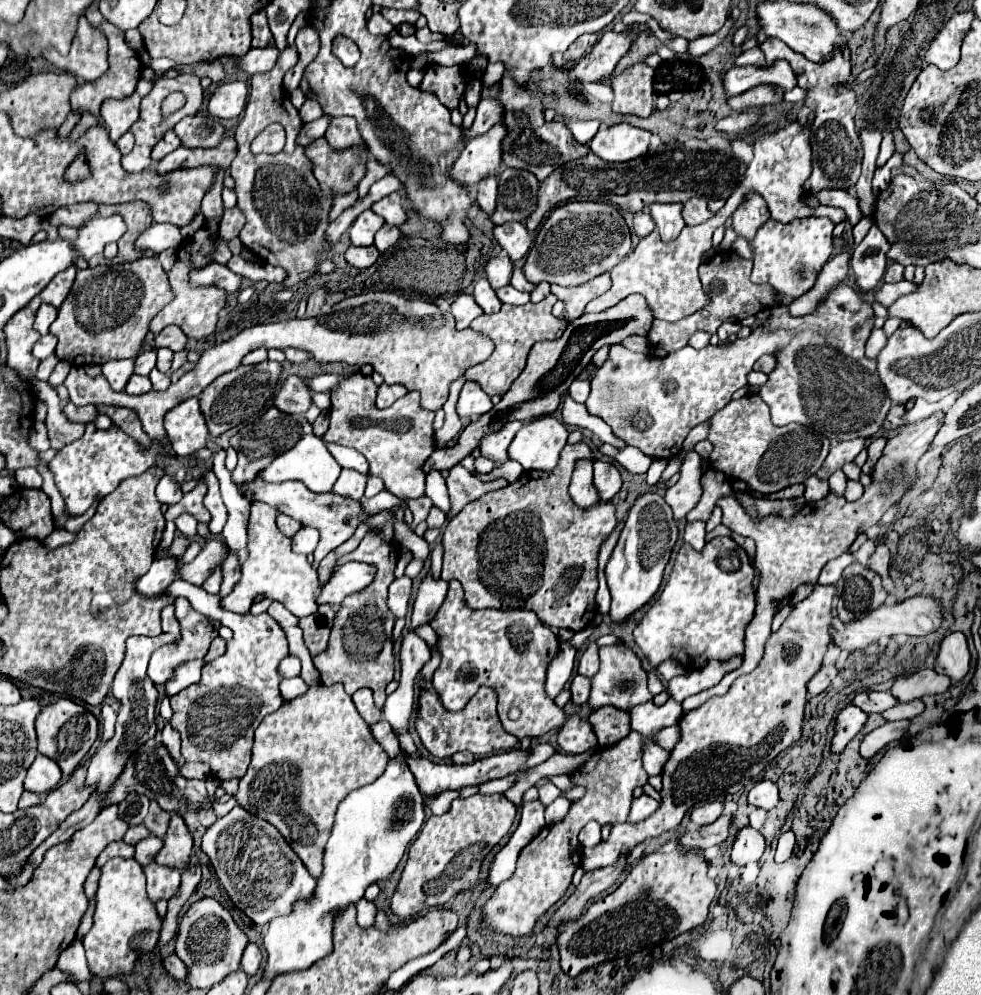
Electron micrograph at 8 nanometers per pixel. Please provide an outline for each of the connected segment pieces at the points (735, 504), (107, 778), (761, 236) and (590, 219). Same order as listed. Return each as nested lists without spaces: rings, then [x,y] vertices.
[[[937,411],[931,417],[915,423],[913,431],[899,431],[897,435],[893,435],[887,441],[887,447],[885,447],[881,459],[873,467],[873,473],[871,473],[873,483],[869,487],[865,487],[863,497],[853,501],[853,503],[849,503],[843,495],[829,493],[825,499],[821,499],[817,503],[805,503],[801,507],[801,511],[797,515],[793,515],[791,519],[783,519],[779,515],[769,515],[767,519],[765,517],[755,519],[745,511],[745,507],[741,505],[741,501],[735,495],[721,497],[717,501],[717,505],[723,509],[723,525],[729,527],[731,531],[735,531],[743,537],[751,537],[755,541],[755,547],[757,547],[755,563],[761,569],[757,609],[755,609],[753,621],[749,623],[749,627],[745,631],[743,665],[739,669],[727,673],[715,687],[701,691],[693,697],[687,697],[681,703],[683,713],[697,709],[709,697],[723,695],[737,677],[741,677],[743,673],[749,673],[757,667],[757,663],[763,657],[763,645],[771,633],[771,621],[775,615],[775,605],[781,603],[783,599],[791,597],[801,583],[817,583],[817,577],[819,577],[823,565],[827,561],[843,555],[849,549],[849,545],[857,539],[859,533],[865,533],[869,527],[877,525],[881,521],[883,513],[903,497],[903,493],[913,483],[917,461],[929,449],[933,437],[937,435],[937,431],[943,423],[943,417],[945,417],[945,411],[943,413]]]
[[[173,605],[165,607],[165,611],[161,613],[161,625],[163,631],[157,637],[129,637],[127,639],[127,651],[125,651],[125,659],[113,679],[111,685],[111,693],[115,695],[115,699],[119,701],[121,709],[117,713],[117,727],[115,727],[115,735],[109,743],[105,743],[105,747],[101,747],[89,763],[89,771],[87,771],[87,781],[89,785],[97,783],[97,791],[105,791],[105,787],[109,787],[109,783],[113,783],[113,779],[117,779],[117,775],[121,773],[121,767],[125,767],[125,759],[129,759],[129,755],[147,739],[155,737],[155,705],[157,705],[157,689],[153,685],[153,681],[147,677],[147,663],[153,651],[157,651],[161,645],[165,643],[173,643],[179,635],[179,623],[173,615]]]
[[[825,217],[795,219],[789,225],[781,225],[775,219],[769,219],[749,241],[749,249],[753,253],[751,281],[769,283],[779,293],[789,297],[801,297],[813,287],[821,267],[833,253],[833,227],[835,225]]]
[[[567,201],[559,207],[555,207],[547,219],[541,223],[537,237],[533,241],[533,247],[527,253],[527,261],[523,267],[523,273],[527,277],[527,281],[531,281],[533,285],[547,281],[547,283],[557,283],[563,287],[571,287],[571,285],[581,285],[609,269],[613,269],[623,255],[627,255],[629,251],[629,229],[623,223],[625,219],[621,217],[621,213],[613,207],[613,205],[605,205],[605,203],[595,203],[595,201]]]

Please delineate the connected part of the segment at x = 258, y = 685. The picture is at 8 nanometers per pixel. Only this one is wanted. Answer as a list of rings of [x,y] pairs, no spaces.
[[[175,579],[167,587],[167,595],[185,597],[191,607],[209,619],[219,619],[221,625],[233,631],[233,639],[227,643],[223,657],[209,661],[201,669],[201,679],[179,695],[171,697],[173,717],[169,725],[181,735],[181,755],[185,761],[203,761],[209,765],[211,775],[219,781],[245,775],[251,761],[253,731],[261,719],[279,709],[283,699],[279,695],[281,675],[277,671],[279,661],[289,655],[283,629],[267,613],[261,615],[237,615],[219,607],[219,595],[209,595],[201,587],[193,587],[181,579]]]

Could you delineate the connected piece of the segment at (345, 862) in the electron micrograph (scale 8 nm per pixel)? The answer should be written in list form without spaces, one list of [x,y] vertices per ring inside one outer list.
[[[389,763],[385,773],[375,779],[373,783],[351,791],[337,807],[335,813],[335,825],[331,831],[331,837],[323,851],[323,873],[317,877],[317,887],[309,899],[301,899],[293,905],[293,911],[289,915],[275,917],[269,921],[267,931],[263,935],[263,945],[267,949],[269,961],[265,969],[267,979],[275,979],[279,973],[285,971],[303,971],[317,963],[319,959],[327,957],[333,951],[333,921],[335,917],[347,909],[347,905],[357,903],[365,889],[371,883],[379,883],[391,877],[391,873],[397,869],[407,845],[415,839],[421,825],[425,823],[425,797],[417,789],[417,783],[411,775],[411,771],[405,767],[405,763]]]

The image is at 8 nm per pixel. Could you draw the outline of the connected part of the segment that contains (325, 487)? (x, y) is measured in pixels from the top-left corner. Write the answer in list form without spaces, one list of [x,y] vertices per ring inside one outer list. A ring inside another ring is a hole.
[[[307,435],[301,441],[297,441],[297,445],[293,449],[289,449],[287,453],[275,457],[273,463],[269,467],[265,467],[259,475],[269,483],[281,483],[281,481],[297,479],[297,481],[305,483],[305,487],[311,489],[313,493],[327,493],[327,491],[331,491],[331,487],[337,481],[339,473],[341,473],[341,467],[333,459],[333,455],[327,451],[323,439],[319,439],[315,435]]]

